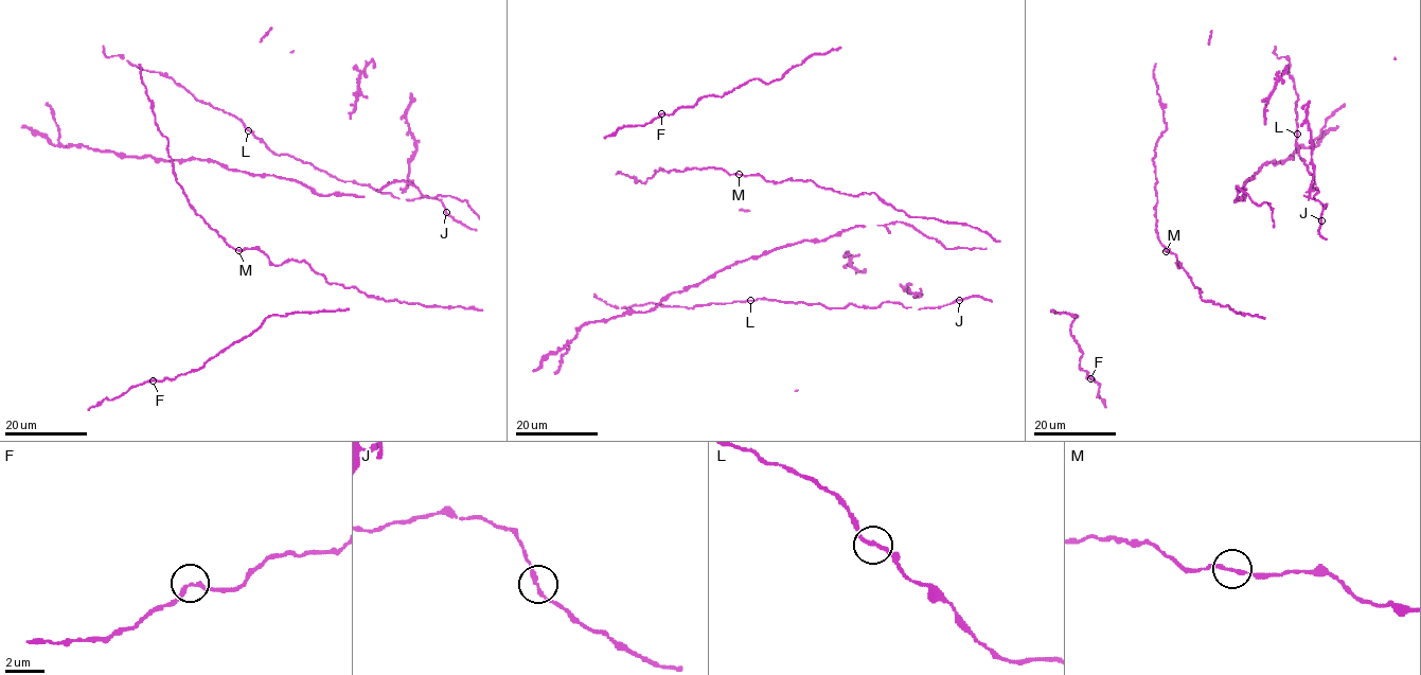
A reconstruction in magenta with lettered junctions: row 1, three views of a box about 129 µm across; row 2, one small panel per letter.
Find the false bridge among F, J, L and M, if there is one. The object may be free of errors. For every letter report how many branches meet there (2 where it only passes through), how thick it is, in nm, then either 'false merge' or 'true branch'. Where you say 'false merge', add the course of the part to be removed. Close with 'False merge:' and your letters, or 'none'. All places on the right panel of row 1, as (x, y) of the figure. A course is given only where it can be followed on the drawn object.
F: branches 2; calibre 190 nm; true branch
J: branches 2; calibre 180 nm; true branch
L: branches 2; calibre 180 nm; true branch
M: branches 2; calibre 180 nm; true branch
False merge: none

